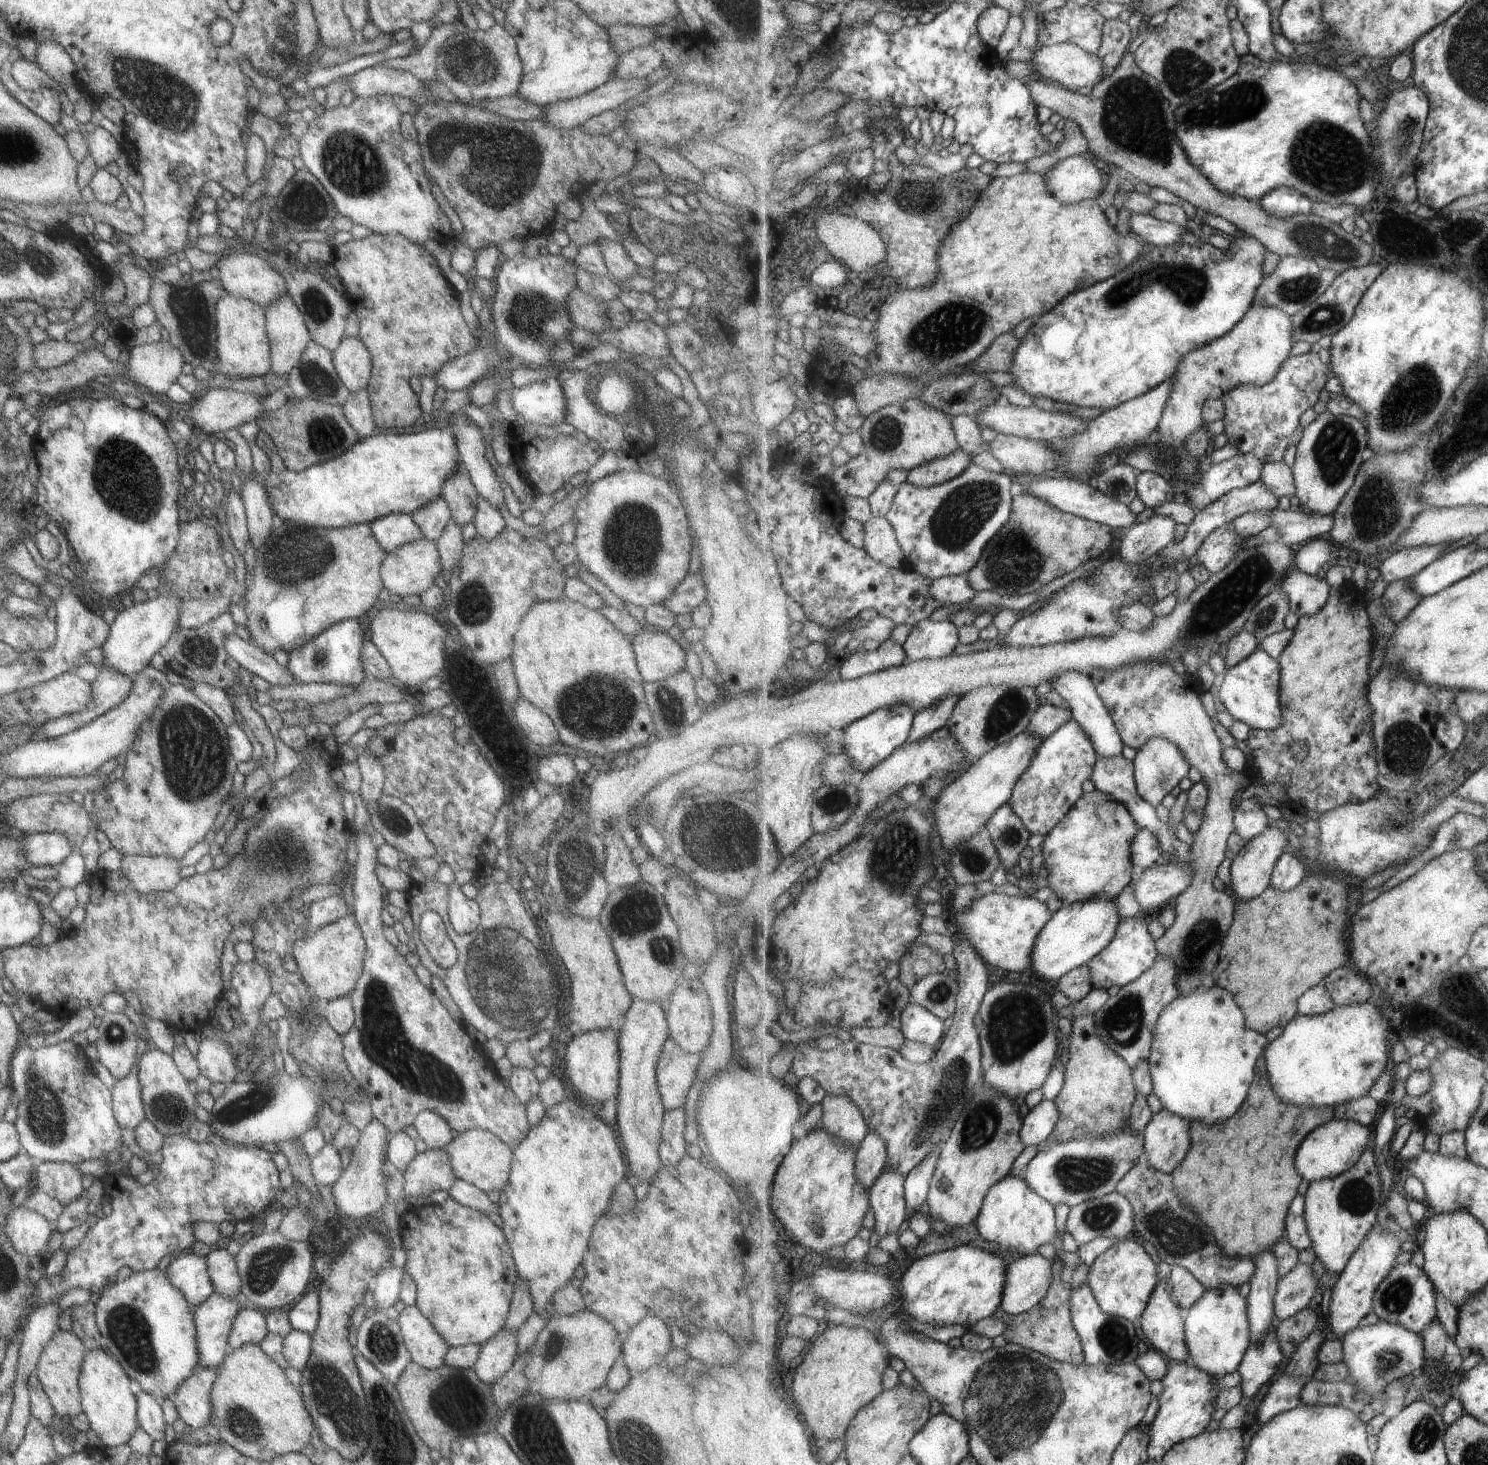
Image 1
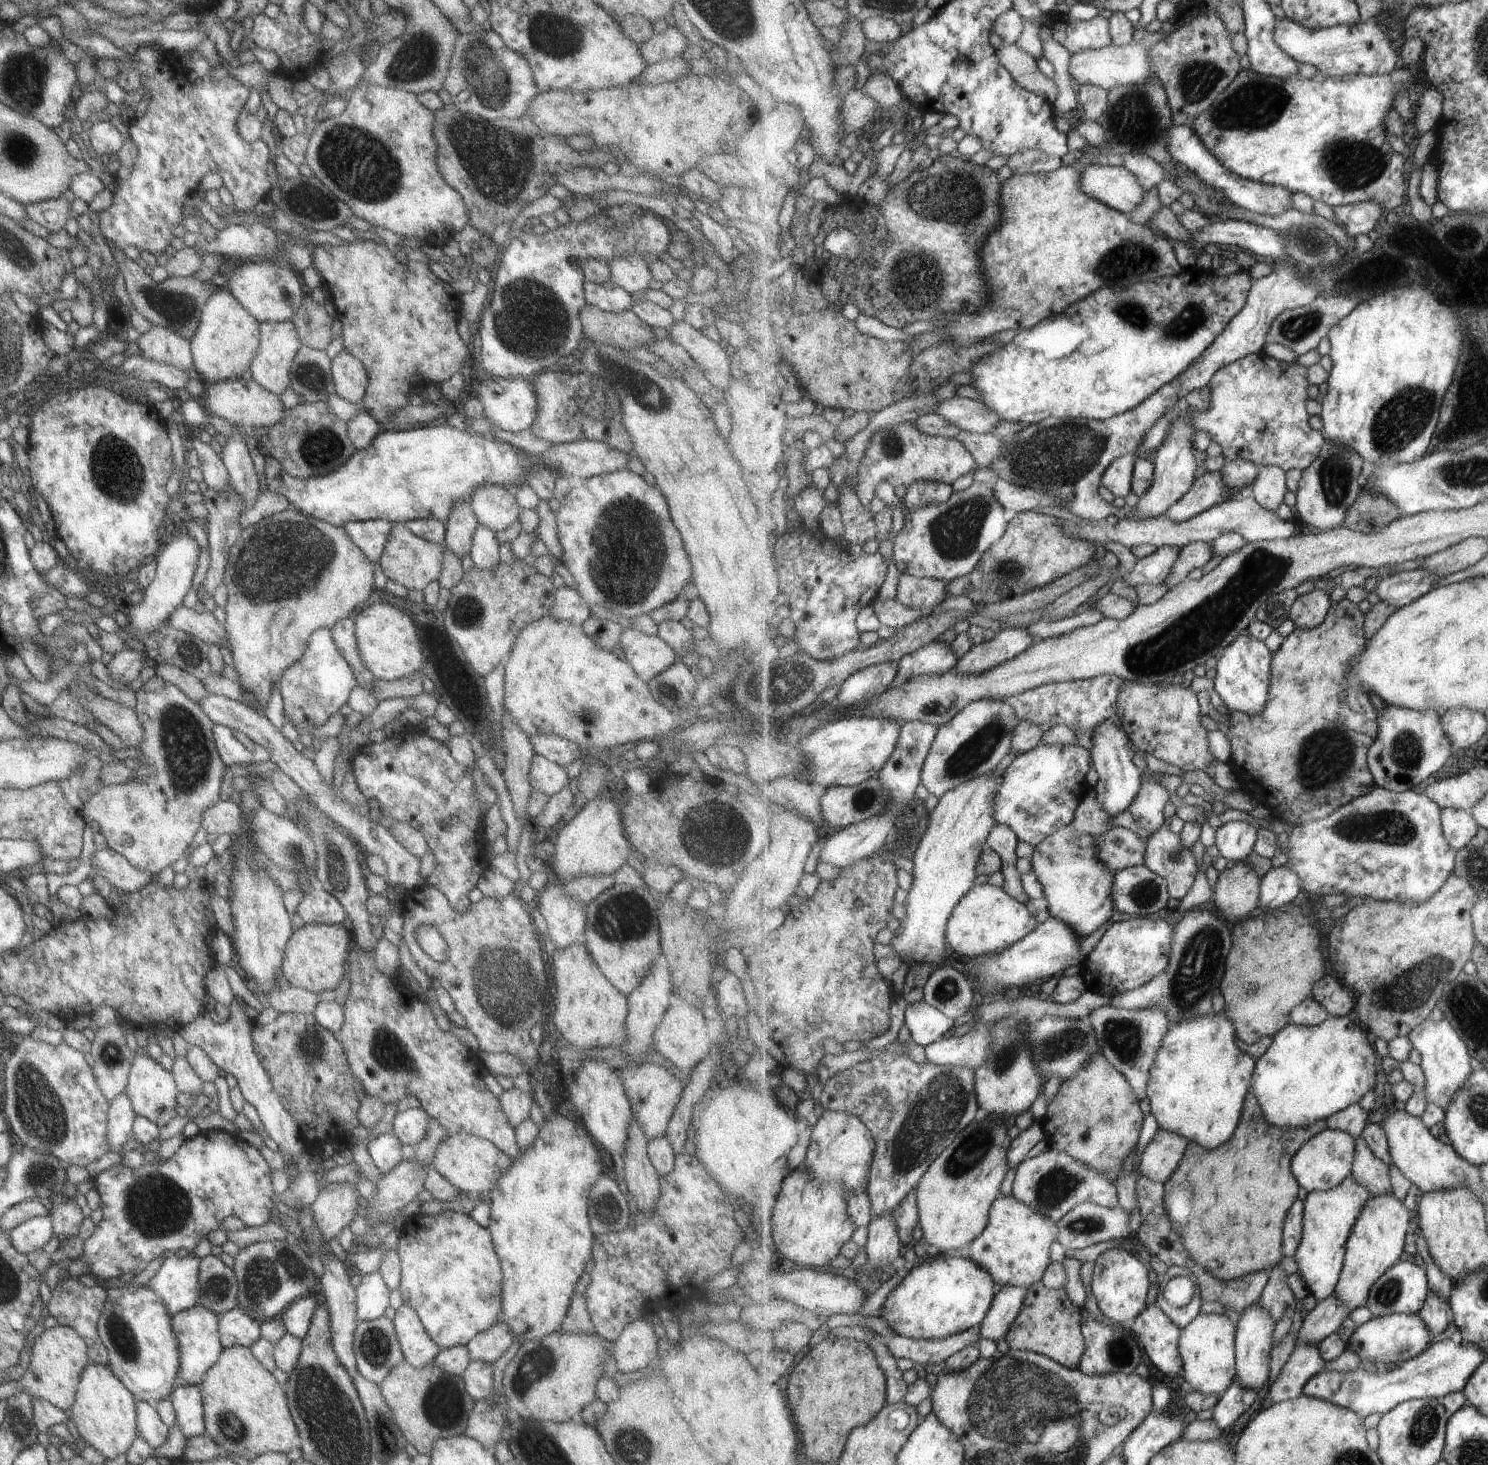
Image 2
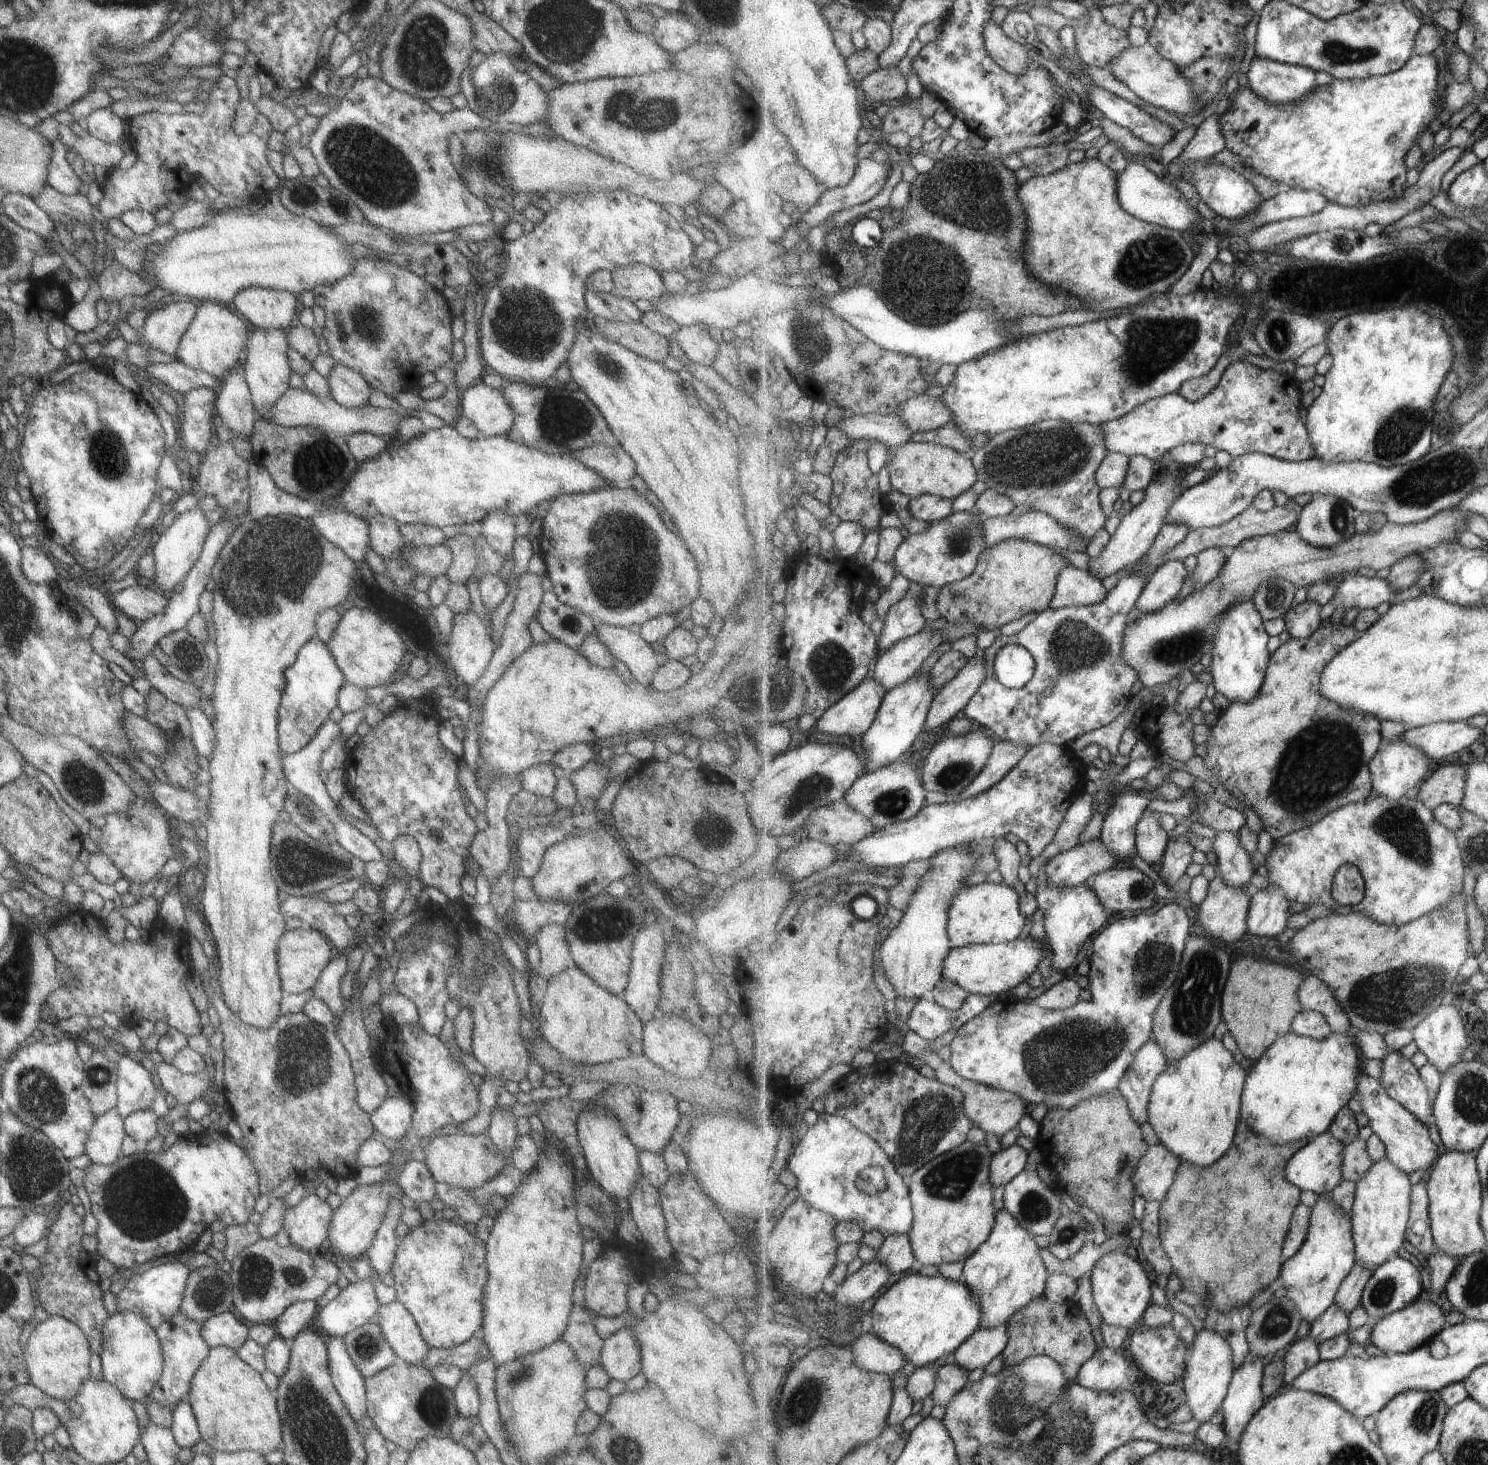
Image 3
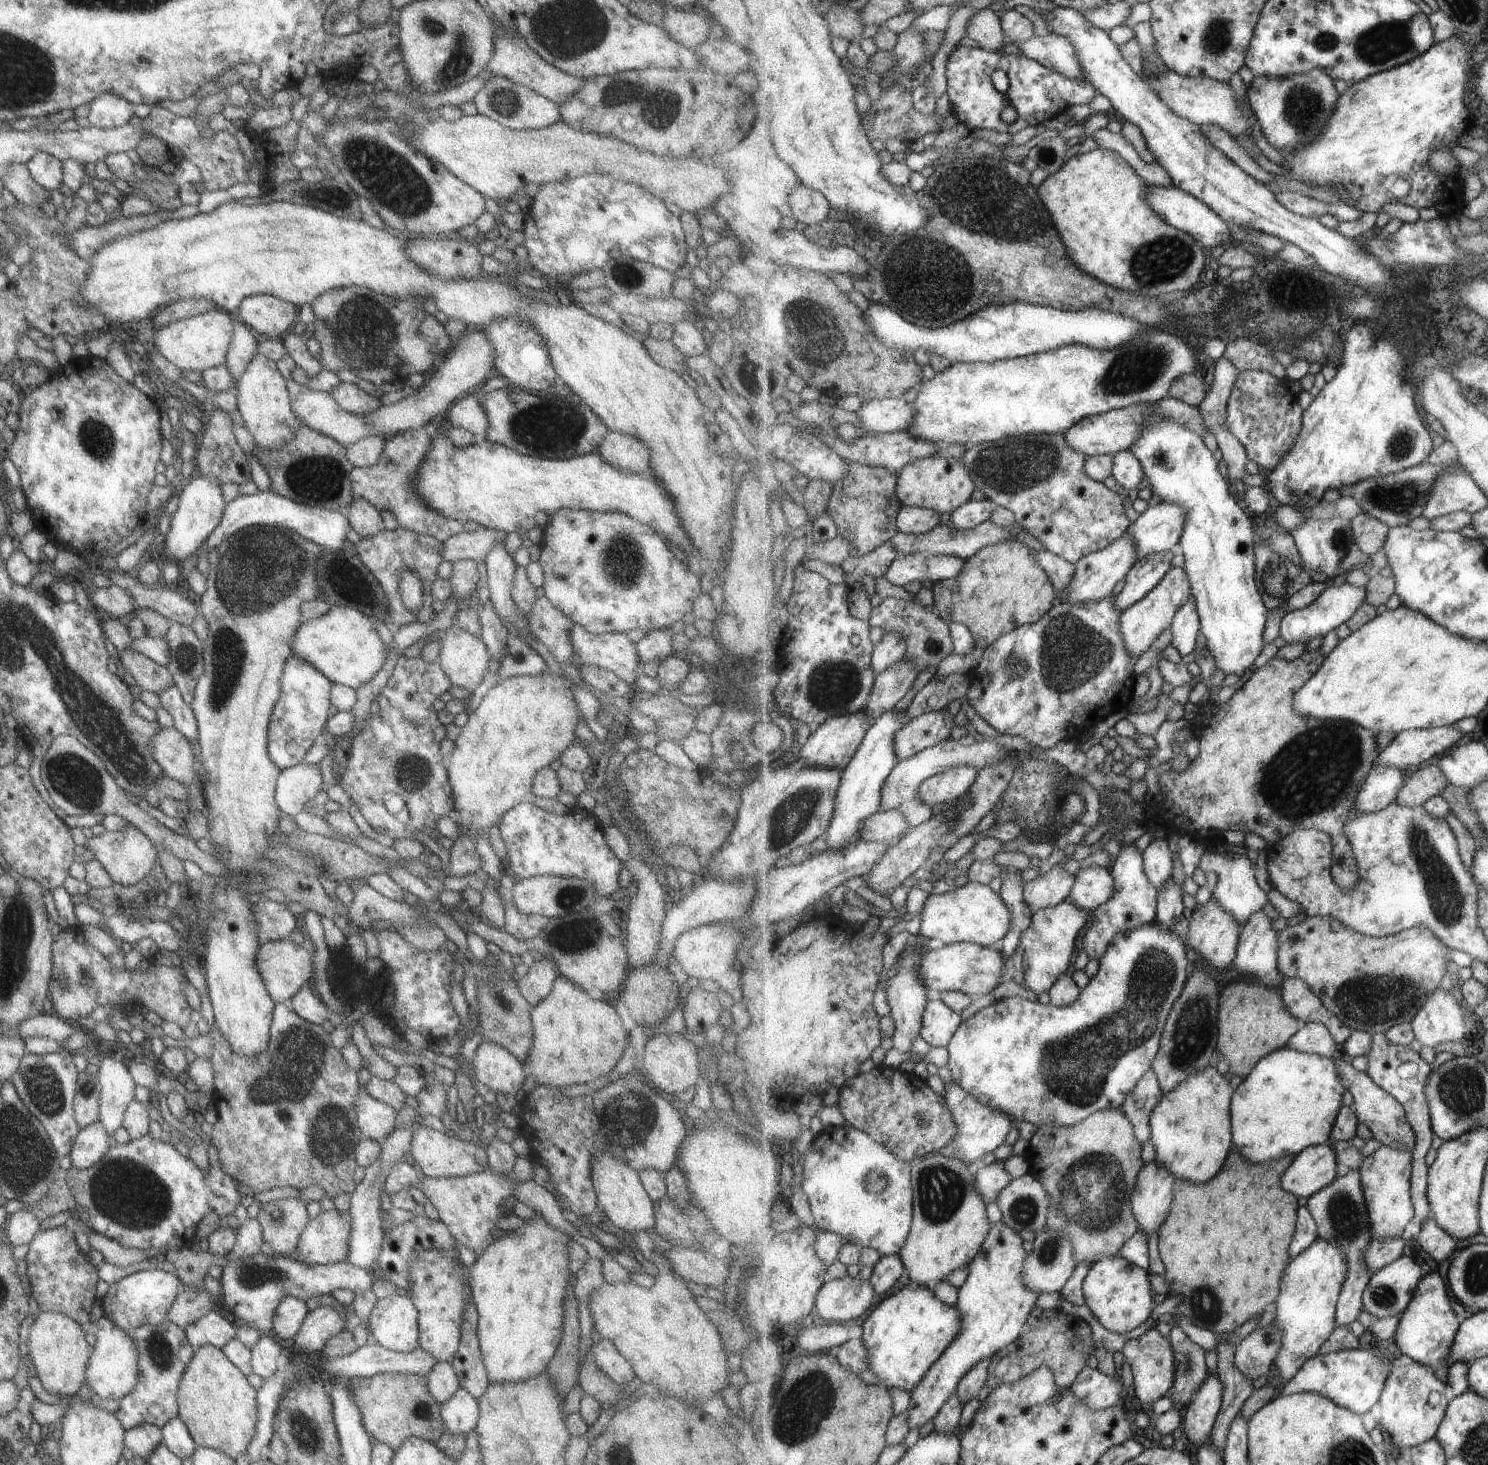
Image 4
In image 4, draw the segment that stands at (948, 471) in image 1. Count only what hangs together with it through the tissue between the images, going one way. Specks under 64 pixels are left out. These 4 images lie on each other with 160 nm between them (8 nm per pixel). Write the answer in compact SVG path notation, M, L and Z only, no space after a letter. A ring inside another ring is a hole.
M904 505L899 511L897 524L901 532L924 535L940 526L941 515L929 507Z

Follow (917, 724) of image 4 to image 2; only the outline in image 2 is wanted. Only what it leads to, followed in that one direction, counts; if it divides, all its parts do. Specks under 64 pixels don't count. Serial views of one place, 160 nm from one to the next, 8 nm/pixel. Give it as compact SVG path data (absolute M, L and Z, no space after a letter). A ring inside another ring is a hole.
M1009 627L997 633L991 640L973 645L955 667L961 676L981 674L1015 658L1039 640L1027 628Z

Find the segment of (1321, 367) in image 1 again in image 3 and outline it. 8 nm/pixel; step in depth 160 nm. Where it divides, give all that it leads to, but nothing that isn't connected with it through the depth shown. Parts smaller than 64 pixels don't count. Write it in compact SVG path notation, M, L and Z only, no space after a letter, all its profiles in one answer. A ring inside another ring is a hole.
M1239 361L1225 371L1217 388L1201 400L1193 402L1179 393L1171 393L1147 401L1123 418L1103 425L1106 430L1106 445L1109 452L1123 453L1128 457L1143 455L1157 464L1165 454L1187 443L1213 445L1218 451L1227 451L1234 457L1258 452L1294 463L1303 462L1316 457L1316 448L1308 424L1301 418L1305 400L1306 396L1299 389L1299 383L1293 375L1277 370L1266 370L1247 361Z

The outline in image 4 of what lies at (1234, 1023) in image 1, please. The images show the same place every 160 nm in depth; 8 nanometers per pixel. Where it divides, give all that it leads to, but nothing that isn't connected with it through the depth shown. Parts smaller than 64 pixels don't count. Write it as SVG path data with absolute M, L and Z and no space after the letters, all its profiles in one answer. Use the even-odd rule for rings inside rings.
M1208 1064L1202 1071L1189 1076L1177 1088L1164 1093L1164 1098L1152 1110L1150 1127L1152 1128L1152 1144L1156 1150L1155 1160L1166 1166L1180 1179L1191 1180L1203 1184L1219 1174L1225 1166L1225 1160L1233 1146L1232 1135L1232 1098L1236 1088L1231 1086L1231 1074L1221 1074L1213 1064Z

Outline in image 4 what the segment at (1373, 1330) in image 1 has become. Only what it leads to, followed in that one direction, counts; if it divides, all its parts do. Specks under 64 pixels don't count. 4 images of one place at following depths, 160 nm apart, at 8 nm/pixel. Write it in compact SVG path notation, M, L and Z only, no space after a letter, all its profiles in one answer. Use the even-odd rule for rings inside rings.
M1431 1272L1425 1275L1414 1292L1412 1302L1400 1315L1400 1323L1394 1336L1401 1354L1428 1365L1441 1380L1448 1377L1449 1368L1454 1363L1451 1358L1452 1346L1456 1342L1457 1331L1460 1330L1449 1295L1449 1288L1439 1274Z

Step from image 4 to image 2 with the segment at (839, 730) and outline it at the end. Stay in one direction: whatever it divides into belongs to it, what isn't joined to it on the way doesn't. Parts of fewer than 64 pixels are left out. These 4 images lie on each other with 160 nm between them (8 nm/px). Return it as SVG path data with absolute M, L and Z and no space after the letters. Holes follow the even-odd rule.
M884 662L868 666L851 675L839 688L839 705L850 707L882 693L897 681L898 667Z

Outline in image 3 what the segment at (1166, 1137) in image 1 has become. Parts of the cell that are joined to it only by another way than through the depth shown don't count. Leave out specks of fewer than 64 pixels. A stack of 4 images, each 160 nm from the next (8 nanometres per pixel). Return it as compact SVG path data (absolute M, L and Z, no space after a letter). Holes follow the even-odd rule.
M1161 1141L1151 1145L1137 1165L1133 1177L1137 1192L1146 1201L1163 1200L1175 1182L1181 1162L1181 1157Z

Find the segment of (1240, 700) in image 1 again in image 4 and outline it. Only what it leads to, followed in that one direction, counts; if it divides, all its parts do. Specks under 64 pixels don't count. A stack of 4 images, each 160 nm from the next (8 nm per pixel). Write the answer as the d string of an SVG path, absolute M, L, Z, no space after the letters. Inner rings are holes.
M1144 403L1143 406L1146 408L1146 424L1131 450L1141 459L1152 490L1161 497L1161 501L1177 503L1186 510L1188 519L1179 544L1185 556L1184 569L1189 575L1193 598L1200 614L1200 632L1219 670L1229 676L1245 676L1251 666L1261 663L1269 616L1268 606L1256 579L1256 534L1252 518L1245 510L1245 504L1234 494L1229 479L1219 472L1219 461L1203 442L1203 437L1185 428L1179 421L1169 420L1156 408L1156 403Z

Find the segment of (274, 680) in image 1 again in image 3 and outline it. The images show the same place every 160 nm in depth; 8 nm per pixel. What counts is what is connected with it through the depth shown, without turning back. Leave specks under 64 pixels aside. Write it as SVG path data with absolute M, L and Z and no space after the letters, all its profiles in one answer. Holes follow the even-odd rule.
M141 585L127 587L119 592L111 593L108 598L111 606L119 614L123 613L127 618L143 621L163 611L168 601L159 590L155 590L152 586L143 587Z

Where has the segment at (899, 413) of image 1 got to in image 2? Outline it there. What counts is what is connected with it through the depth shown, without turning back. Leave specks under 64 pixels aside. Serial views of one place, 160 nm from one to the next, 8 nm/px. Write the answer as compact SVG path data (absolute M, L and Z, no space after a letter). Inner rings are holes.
M899 423L879 429L872 436L867 452L862 456L858 473L855 474L853 488L859 496L861 508L868 508L880 482L893 486L902 484L906 488L920 480L952 483L977 467L975 456L960 440L923 432L915 423Z

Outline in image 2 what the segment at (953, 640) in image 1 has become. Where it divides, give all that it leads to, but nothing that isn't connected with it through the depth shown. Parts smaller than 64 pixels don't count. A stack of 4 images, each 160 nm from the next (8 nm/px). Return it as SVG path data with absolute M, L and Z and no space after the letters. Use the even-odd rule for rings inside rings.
M931 641L898 661L897 681L901 684L913 677L947 672L958 664L959 659L952 644L947 641Z

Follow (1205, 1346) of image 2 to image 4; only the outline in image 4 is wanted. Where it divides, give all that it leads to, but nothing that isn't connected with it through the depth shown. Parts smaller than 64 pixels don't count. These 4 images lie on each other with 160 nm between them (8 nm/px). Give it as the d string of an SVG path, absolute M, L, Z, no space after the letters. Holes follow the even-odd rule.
M1211 1373L1185 1407L1182 1430L1195 1445L1211 1437L1224 1398L1224 1384L1219 1373Z

